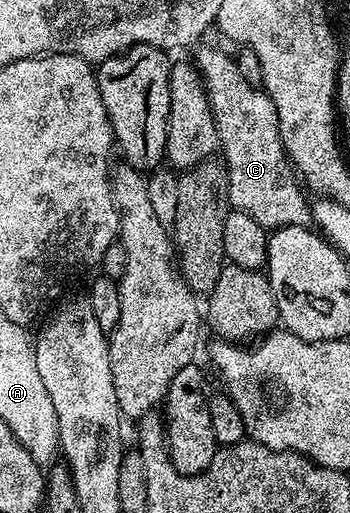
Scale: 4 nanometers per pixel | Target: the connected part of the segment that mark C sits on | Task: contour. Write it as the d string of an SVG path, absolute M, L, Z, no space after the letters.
M199 48L195 49L197 52L194 63L200 72L200 77L204 79L204 85L208 91L210 110L214 114L214 122L220 139L219 151L222 153L222 163L228 170L229 205L237 212L250 214L250 218L254 218L254 222L258 222L263 228L269 230L295 224L311 225L313 219L310 200L309 197L304 197L304 192L300 189L301 181L280 140L278 110L274 110L274 102L263 87L251 84L249 80L242 78L235 59L231 55L227 56L220 48Z

